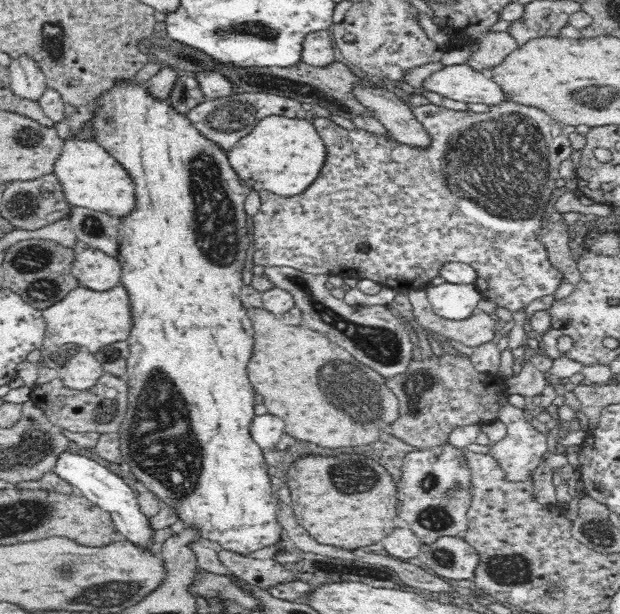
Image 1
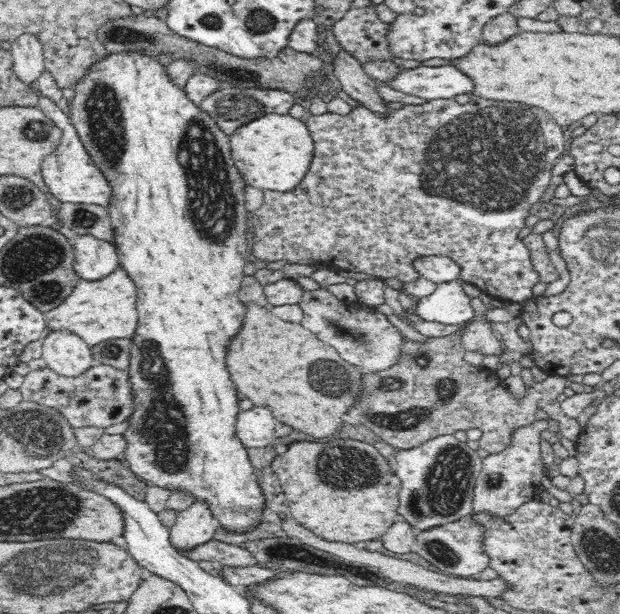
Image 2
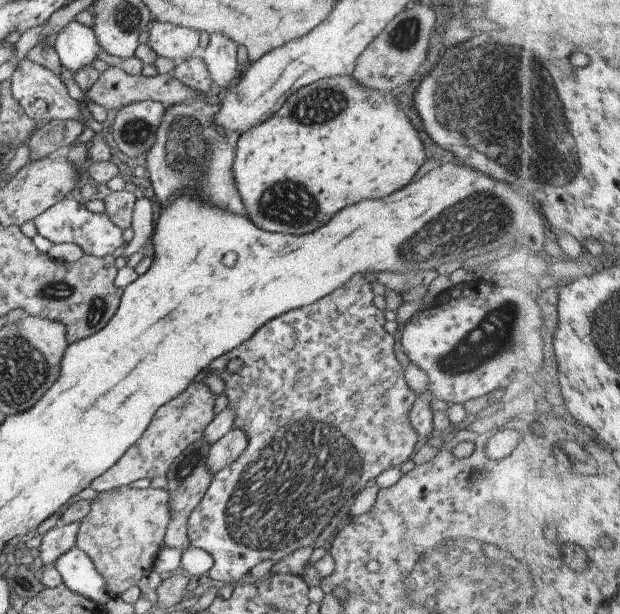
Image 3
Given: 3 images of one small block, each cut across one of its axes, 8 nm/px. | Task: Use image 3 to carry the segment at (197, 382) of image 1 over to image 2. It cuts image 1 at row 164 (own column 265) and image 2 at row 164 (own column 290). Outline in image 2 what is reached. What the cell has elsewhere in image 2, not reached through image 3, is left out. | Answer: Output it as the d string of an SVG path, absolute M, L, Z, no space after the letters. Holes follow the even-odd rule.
M122 51L108 53L102 60L92 64L90 71L84 75L82 80L75 84L75 94L69 102L68 115L70 123L74 126L80 141L88 151L90 159L100 169L104 178L111 188L111 199L109 200L108 212L114 228L114 244L117 248L119 266L126 271L135 284L137 296L138 322L134 336L130 339L133 351L129 354L128 380L132 385L134 395L134 412L128 420L128 428L124 437L128 444L126 446L125 461L134 474L137 474L146 483L156 485L172 491L186 491L196 497L198 501L206 501L213 517L218 520L218 525L232 532L246 532L252 526L256 526L262 518L265 494L259 487L257 475L253 470L252 463L248 458L247 448L235 435L235 424L238 410L237 388L230 380L230 374L226 370L226 346L232 336L242 328L244 314L247 306L244 306L239 298L239 290L244 276L244 257L250 251L250 238L247 233L247 219L250 217L245 206L244 180L240 172L236 170L231 156L230 138L222 130L204 130L204 128L218 128L210 114L202 111L195 104L180 85L172 83L168 79L166 67L158 58L144 53L144 51Z

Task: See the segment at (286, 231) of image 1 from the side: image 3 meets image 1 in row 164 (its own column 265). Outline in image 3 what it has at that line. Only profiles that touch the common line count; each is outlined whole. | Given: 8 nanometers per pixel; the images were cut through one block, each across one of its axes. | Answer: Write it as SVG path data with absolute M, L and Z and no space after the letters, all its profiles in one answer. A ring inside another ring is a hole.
M354 274L346 284L334 292L330 292L324 298L316 300L310 306L286 312L286 314L266 322L266 325L257 330L256 334L246 340L244 344L240 344L231 352L216 358L207 367L210 375L215 374L226 382L225 391L228 403L234 408L233 428L244 430L248 436L248 446L246 446L244 453L232 462L231 467L218 470L213 475L212 483L208 486L206 494L188 518L189 545L204 550L212 556L213 564L206 574L207 578L226 583L238 582L242 576L250 572L260 562L273 560L277 563L292 555L296 550L314 544L331 519L352 496L358 497L358 492L362 491L370 480L376 479L382 472L395 467L400 468L402 463L409 460L423 442L418 432L412 428L410 418L408 418L408 412L417 400L416 394L406 382L405 368L398 362L394 354L395 341L389 324L385 320L384 311L378 310L373 304L375 296L372 289L363 274ZM234 358L241 359L243 367L240 371L230 374L226 366Z

